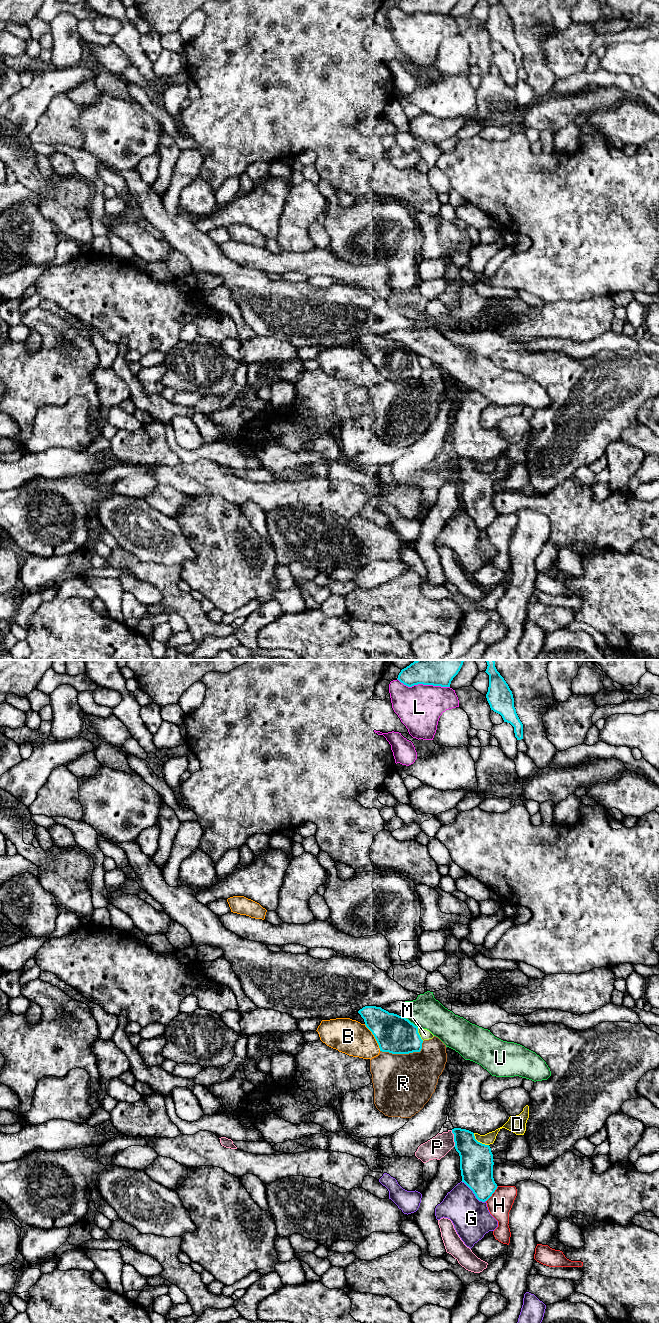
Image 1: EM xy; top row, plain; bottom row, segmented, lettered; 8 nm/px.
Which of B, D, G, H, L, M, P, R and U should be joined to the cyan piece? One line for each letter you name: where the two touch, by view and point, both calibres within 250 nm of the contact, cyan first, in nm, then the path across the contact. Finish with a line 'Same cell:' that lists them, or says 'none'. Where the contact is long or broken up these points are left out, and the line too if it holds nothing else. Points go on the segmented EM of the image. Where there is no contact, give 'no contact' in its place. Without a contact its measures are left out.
Same cell: none

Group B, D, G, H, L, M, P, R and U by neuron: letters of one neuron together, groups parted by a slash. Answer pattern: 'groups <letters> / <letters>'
groups B / D P / G / H / L / M / R / U

